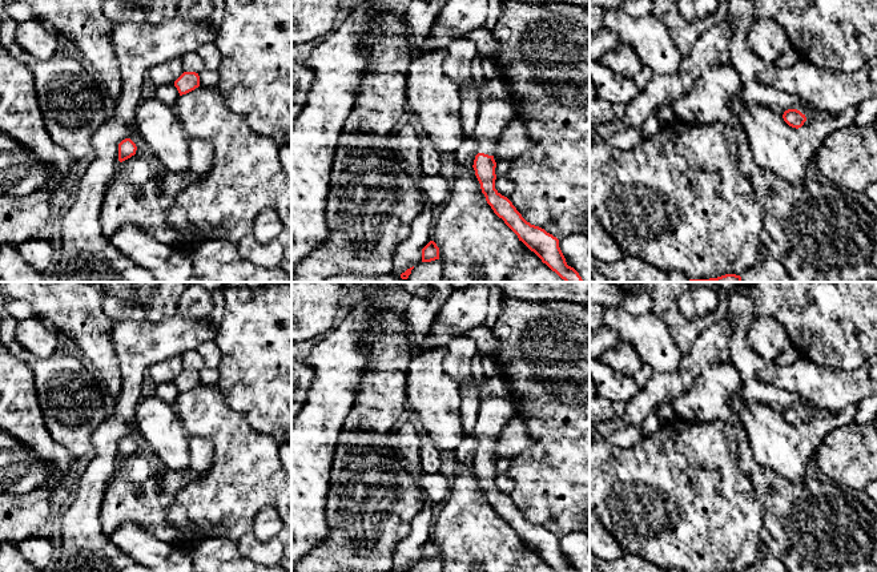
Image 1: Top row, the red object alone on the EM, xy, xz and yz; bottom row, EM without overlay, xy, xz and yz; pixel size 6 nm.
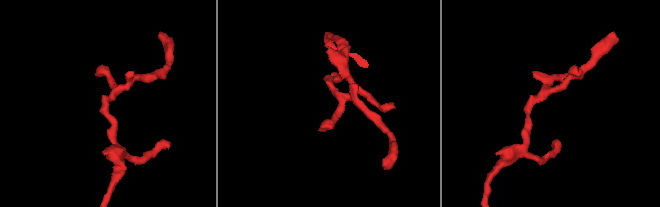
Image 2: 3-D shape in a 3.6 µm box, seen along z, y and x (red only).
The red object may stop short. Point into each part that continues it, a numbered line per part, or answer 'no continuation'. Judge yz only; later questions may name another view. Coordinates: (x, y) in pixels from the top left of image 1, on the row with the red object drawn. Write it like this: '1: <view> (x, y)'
no continuation

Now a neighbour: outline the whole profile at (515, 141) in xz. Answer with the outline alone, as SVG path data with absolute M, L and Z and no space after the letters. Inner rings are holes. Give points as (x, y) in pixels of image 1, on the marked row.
M519 113L512 117L511 122L496 141L495 162L500 160L514 161L527 154L535 146L535 140L531 137Z

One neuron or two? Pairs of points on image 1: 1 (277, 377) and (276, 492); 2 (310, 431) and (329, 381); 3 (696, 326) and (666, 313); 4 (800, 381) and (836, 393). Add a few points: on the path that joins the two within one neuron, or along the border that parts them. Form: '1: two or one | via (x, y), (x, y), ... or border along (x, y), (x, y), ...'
1: two | border along (249, 422), (257, 431), (269, 434), (277, 442)
2: one | via (321, 419), (329, 403), (329, 393)
3: one | via (688, 326), (682, 326), (674, 318)
4: one | via (809, 381), (827, 387)

